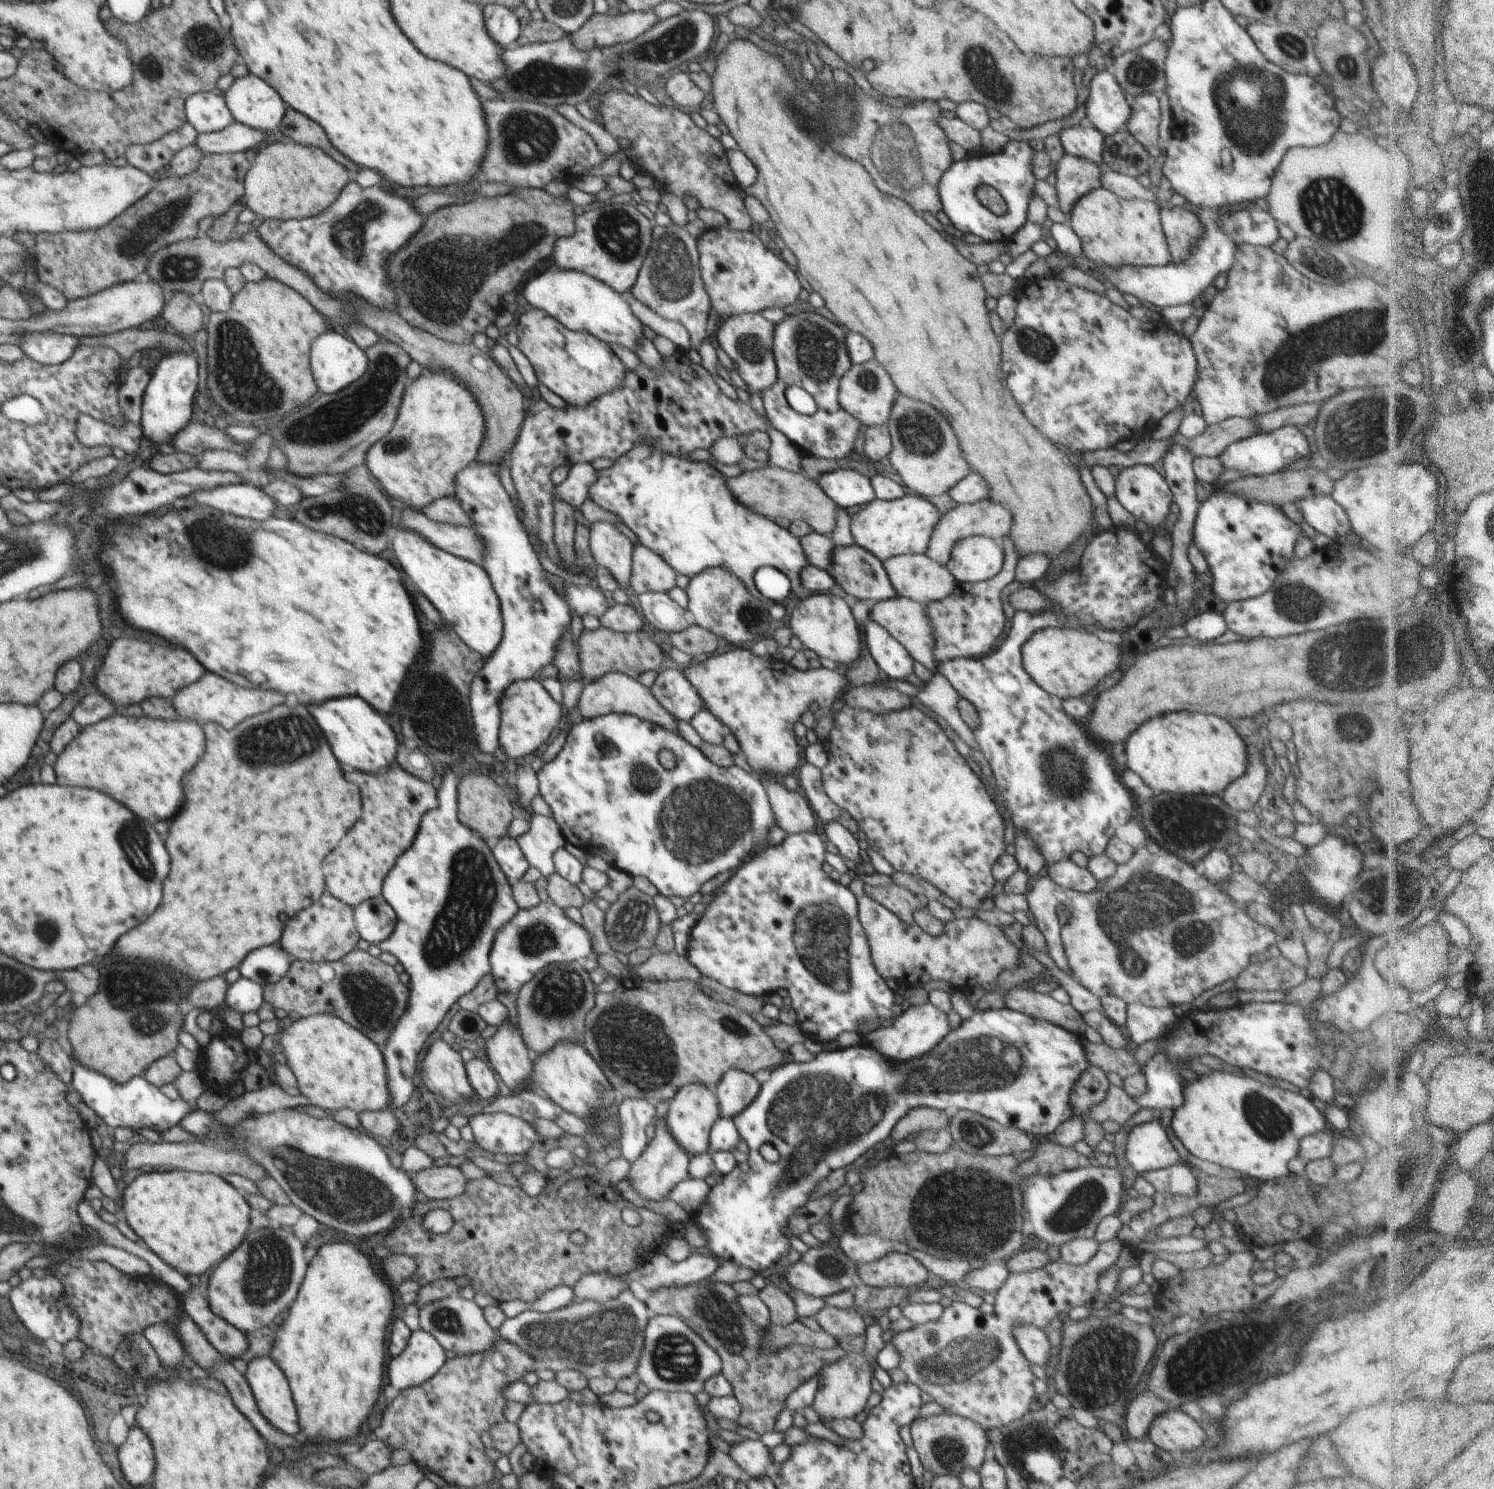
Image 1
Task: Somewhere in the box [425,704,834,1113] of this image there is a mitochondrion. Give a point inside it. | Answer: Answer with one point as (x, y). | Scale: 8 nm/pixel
(698, 823)

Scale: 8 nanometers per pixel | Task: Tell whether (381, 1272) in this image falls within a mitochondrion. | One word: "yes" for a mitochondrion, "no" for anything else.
no

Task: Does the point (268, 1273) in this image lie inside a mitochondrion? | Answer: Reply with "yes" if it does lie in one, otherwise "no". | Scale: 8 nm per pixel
yes

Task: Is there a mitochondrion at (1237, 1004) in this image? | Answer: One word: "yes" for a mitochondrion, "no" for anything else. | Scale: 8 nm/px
no

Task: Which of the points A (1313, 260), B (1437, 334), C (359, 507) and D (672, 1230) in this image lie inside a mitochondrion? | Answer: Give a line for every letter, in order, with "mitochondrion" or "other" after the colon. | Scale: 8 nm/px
A: mitochondrion
B: other
C: mitochondrion
D: other

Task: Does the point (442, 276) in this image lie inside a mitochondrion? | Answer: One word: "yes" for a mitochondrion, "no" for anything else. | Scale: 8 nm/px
yes

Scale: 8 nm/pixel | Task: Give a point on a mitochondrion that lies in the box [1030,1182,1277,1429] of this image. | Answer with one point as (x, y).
(1206, 1358)

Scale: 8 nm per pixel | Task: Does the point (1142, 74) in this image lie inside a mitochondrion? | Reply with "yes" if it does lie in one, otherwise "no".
yes

